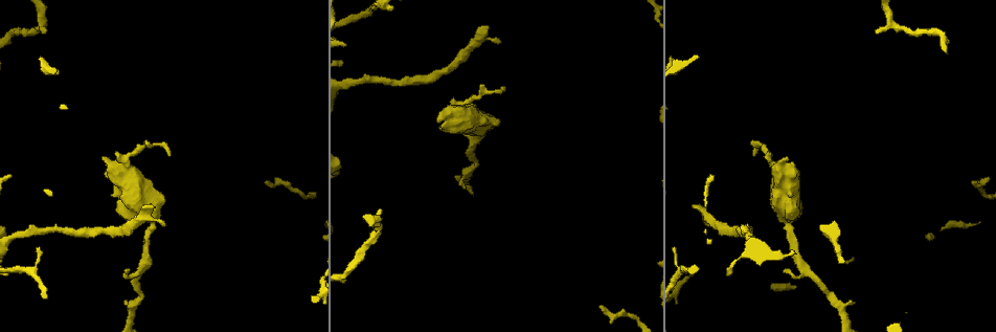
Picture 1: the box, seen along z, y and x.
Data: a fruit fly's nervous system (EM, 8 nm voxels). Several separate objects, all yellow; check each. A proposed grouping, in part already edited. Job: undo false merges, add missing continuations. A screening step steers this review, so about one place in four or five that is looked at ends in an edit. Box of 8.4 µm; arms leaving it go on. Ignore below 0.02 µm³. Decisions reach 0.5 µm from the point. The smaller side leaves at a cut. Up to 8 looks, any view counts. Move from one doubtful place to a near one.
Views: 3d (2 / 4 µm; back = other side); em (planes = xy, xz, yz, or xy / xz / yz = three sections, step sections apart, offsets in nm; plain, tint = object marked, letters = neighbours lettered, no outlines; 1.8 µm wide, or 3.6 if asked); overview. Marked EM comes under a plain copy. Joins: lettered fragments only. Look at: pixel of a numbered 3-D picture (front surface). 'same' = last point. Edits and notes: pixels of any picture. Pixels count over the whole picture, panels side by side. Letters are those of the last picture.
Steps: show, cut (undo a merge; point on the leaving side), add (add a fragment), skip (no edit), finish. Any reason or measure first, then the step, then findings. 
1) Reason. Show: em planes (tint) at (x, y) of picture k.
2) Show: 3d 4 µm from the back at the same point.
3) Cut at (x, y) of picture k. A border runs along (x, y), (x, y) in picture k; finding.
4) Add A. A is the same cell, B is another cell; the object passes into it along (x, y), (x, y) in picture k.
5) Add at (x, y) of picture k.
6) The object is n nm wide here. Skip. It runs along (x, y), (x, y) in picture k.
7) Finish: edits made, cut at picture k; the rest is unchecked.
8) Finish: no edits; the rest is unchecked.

Thick end. Show: 3d 4 µm at (439, 128) of picture 1.

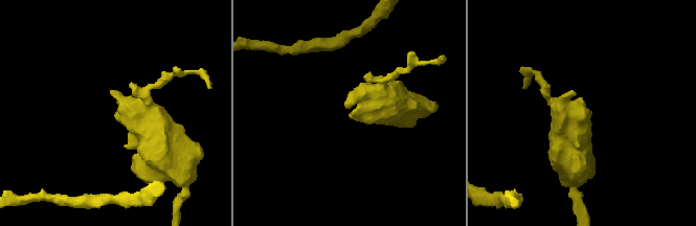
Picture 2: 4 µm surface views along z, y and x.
Show: em 3.6 µm planes (letters) at (351, 115) of picture 2.

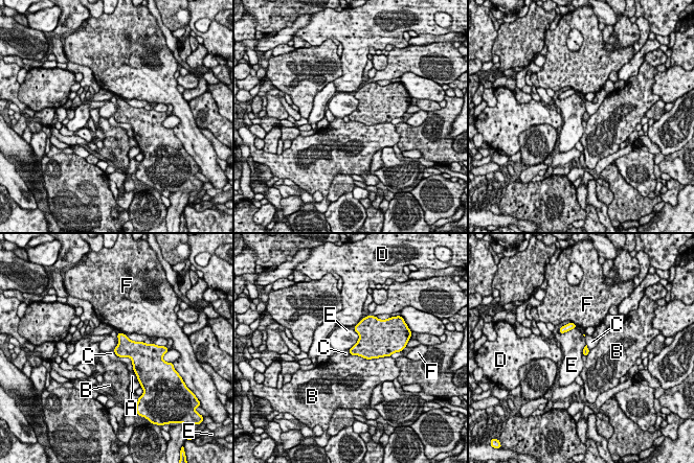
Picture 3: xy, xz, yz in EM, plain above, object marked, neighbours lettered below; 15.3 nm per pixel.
Skip. A, B, C, D, E and F are other cells; a border runs along (113, 350), (132, 363) in picture 3; none of them fits.

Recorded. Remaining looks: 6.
Branch stops here. Show: em planes (letters) at (484, 25) of picture 1.

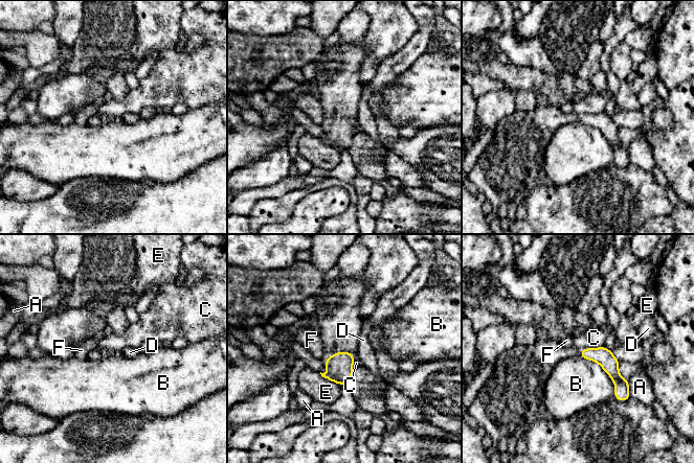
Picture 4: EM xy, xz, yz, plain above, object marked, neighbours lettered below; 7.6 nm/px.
The object is 120 nm wide here. Skip. A, B, C, D, E and F are other cells; a border runs along (603, 345), (583, 348), (580, 351) in picture 4; no lettered fragment goes on from it.

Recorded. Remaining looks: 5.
Tapers out. Show: em planes (tint) at (46, 31) of picture 1.

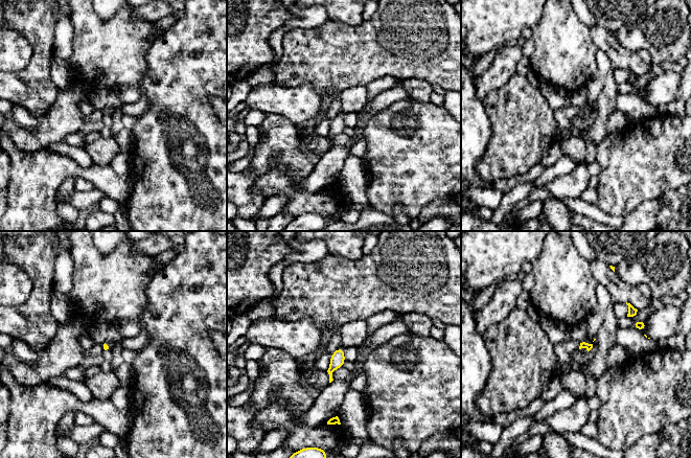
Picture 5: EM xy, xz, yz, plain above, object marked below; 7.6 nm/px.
Show: em planes (letters) at the same point.

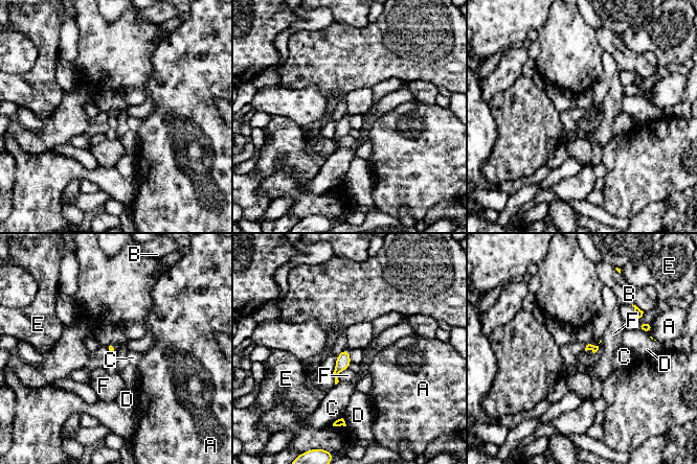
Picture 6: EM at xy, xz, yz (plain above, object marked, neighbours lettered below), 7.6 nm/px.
The longest contact is with F, 140 nm. Skip. A, B, C, D, E and F are other cells; a border runs along (349, 367), (338, 374), (338, 380) in picture 6; none of them fits.

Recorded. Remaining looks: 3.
Finish: no edits; the rest is unchecked.

